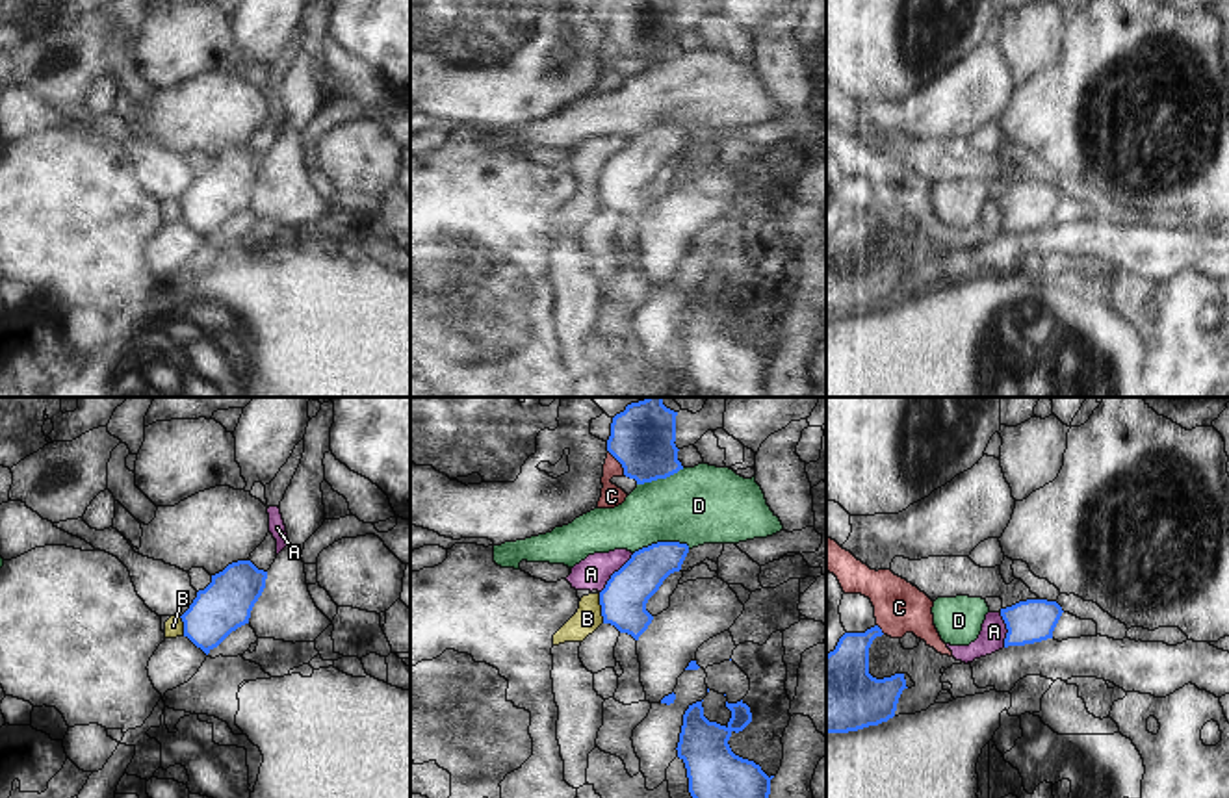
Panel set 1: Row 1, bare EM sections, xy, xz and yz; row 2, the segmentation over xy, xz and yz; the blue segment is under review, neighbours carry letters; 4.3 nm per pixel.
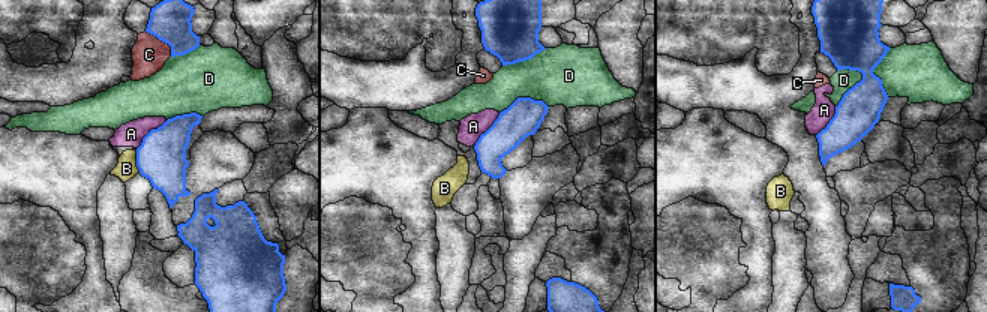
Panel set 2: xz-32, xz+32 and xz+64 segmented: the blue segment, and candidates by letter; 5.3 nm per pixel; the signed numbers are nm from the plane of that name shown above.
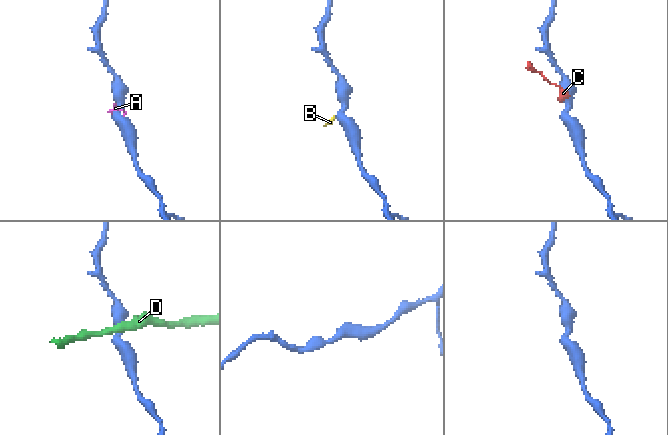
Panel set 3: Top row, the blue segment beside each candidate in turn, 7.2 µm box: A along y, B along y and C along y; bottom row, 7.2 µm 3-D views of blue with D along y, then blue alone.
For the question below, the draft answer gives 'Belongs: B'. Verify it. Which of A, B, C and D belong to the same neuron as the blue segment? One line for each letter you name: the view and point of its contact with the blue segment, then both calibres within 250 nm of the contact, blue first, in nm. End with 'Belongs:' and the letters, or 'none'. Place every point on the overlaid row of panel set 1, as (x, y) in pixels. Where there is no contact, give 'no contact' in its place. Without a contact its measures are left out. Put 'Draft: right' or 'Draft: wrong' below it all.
Belongs: none
Draft: wrong

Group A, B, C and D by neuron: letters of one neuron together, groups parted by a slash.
A B C / D

